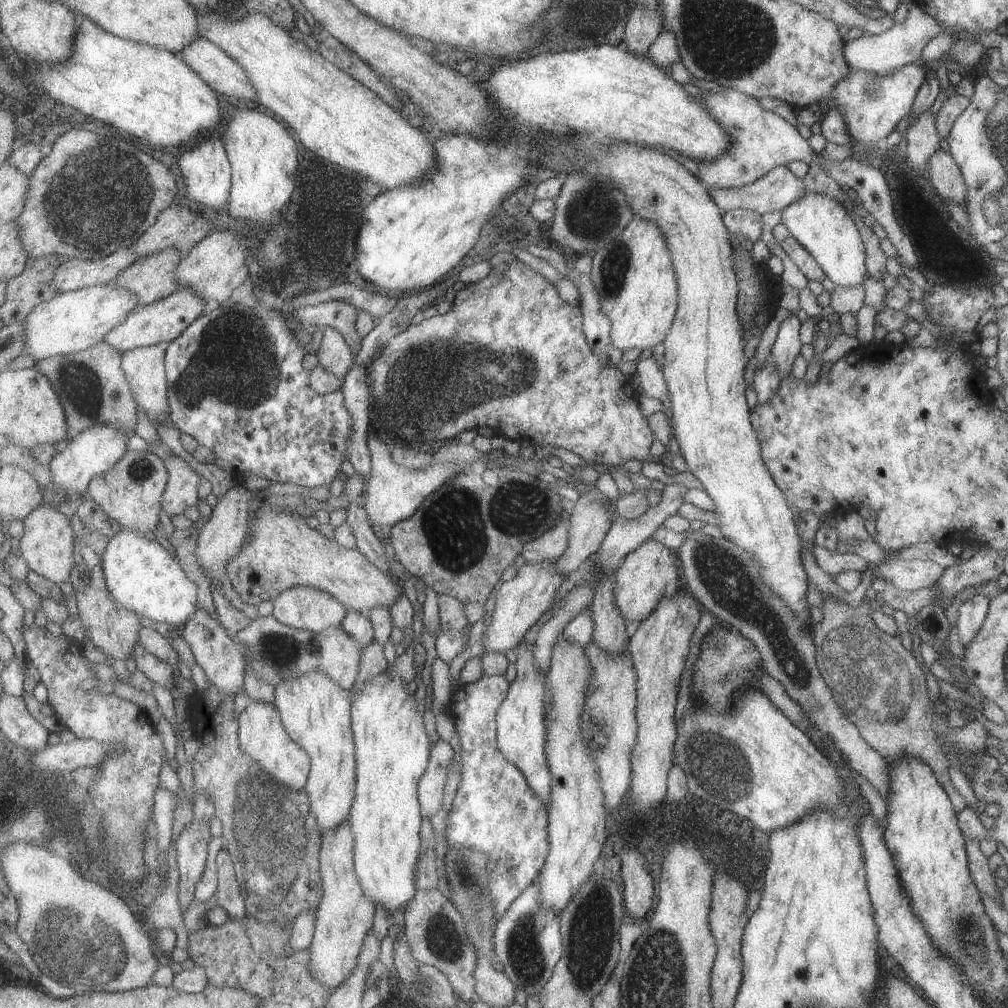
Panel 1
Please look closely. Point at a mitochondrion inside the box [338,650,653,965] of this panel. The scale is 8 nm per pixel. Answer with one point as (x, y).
(468, 881)

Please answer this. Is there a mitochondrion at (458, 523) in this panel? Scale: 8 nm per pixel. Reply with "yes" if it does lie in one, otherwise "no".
yes

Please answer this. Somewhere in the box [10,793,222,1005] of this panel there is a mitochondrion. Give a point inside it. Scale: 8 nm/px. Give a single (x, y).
(80, 952)

